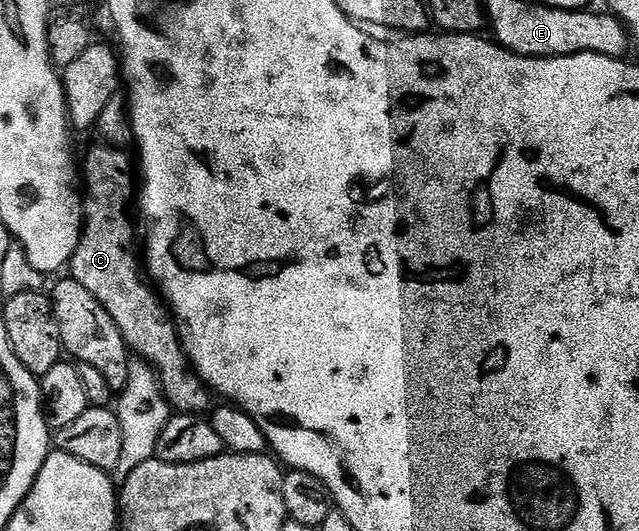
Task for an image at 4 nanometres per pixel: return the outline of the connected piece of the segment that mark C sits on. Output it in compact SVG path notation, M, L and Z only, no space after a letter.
M98 144L99 146L95 146L91 151L87 154L87 159L82 159L81 162L81 182L85 187L83 190L83 235L81 236L81 240L77 244L77 252L71 258L71 265L69 267L70 277L75 278L81 284L85 284L85 288L89 288L89 292L93 292L93 296L97 296L97 300L103 305L105 310L109 312L111 316L113 316L113 320L117 324L117 328L123 334L123 339L126 340L128 347L132 351L135 350L140 359L146 360L150 362L152 368L154 368L156 374L159 375L159 379L161 380L161 384L163 385L163 391L165 392L165 396L167 397L167 403L171 406L172 411L178 412L180 414L197 414L200 416L206 415L208 411L212 409L213 401L211 402L211 398L213 399L213 394L210 389L202 382L199 378L199 375L195 373L191 361L187 358L187 352L183 349L183 343L181 341L180 331L177 329L177 323L167 305L166 302L163 301L162 297L157 293L156 287L152 285L150 281L145 277L145 266L141 261L141 254L135 251L135 226L131 223L131 197L136 197L137 194L137 170L133 165L133 158L130 153L126 149L119 149L117 147L113 147L106 144Z

